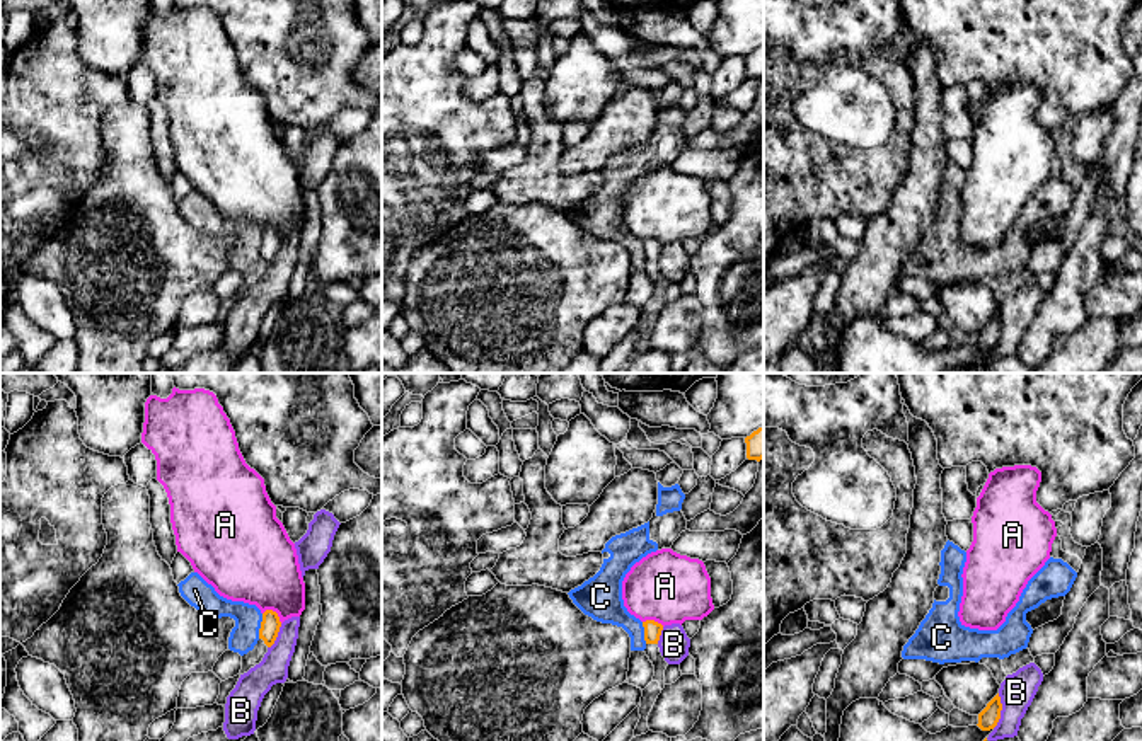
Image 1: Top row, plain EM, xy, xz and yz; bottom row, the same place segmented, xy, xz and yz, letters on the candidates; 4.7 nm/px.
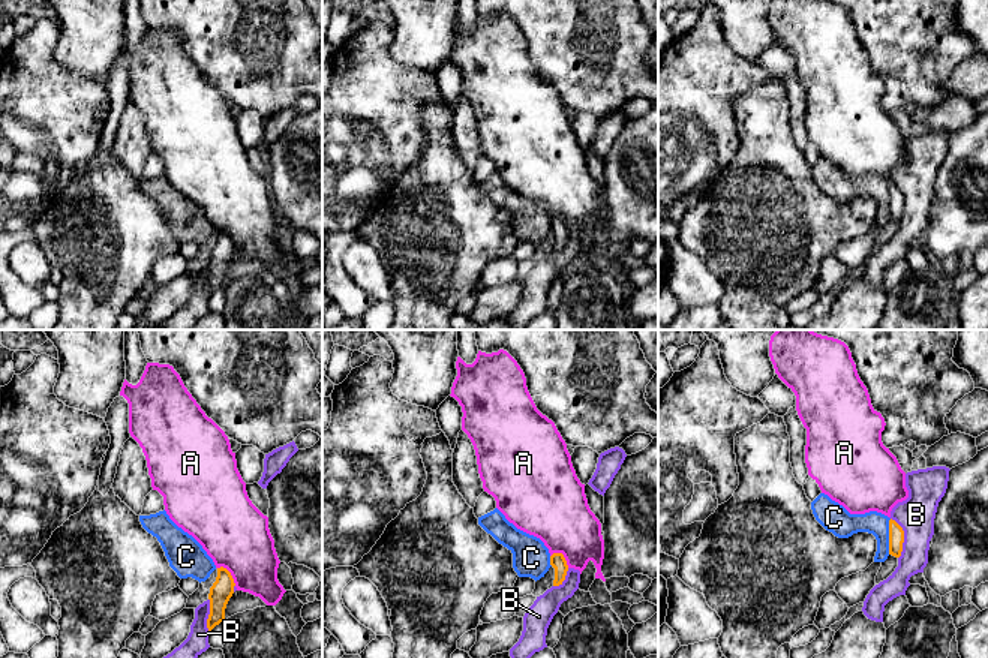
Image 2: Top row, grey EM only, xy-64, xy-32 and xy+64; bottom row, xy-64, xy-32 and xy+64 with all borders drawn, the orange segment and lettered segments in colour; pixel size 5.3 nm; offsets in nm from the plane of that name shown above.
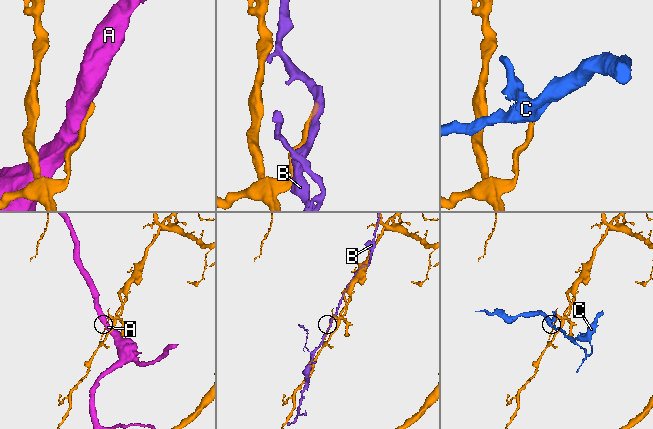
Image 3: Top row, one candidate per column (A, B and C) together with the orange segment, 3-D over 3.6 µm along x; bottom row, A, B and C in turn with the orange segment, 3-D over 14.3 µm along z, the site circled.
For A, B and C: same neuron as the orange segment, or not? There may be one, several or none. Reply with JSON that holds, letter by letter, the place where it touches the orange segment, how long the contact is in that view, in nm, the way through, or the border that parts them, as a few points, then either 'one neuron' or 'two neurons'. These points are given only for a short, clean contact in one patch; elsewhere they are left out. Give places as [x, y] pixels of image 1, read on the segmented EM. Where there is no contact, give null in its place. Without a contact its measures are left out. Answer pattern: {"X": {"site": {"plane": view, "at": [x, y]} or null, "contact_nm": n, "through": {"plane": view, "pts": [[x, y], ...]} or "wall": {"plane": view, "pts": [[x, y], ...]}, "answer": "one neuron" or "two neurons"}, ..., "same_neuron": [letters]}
{"A": {"site": {"plane": "xy", "at": [275, 612]}, "contact_nm": 110, "answer": "two neurons"}, "B": {"site": {"plane": "yz", "at": [1001, 709]}, "contact_nm": 170, "answer": "two neurons"}, "C": {"site": {"plane": "xy", "at": [261, 626]}, "contact_nm": 120, "wall": {"plane": "xy", "pts": [[263, 614], [258, 637]]}, "answer": "two neurons"}, "same_neuron": []}

